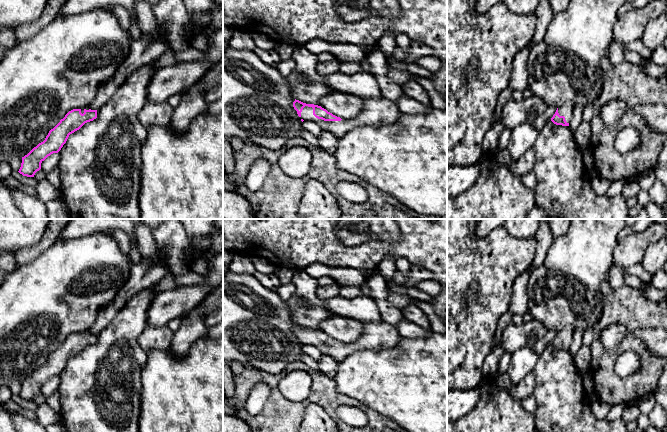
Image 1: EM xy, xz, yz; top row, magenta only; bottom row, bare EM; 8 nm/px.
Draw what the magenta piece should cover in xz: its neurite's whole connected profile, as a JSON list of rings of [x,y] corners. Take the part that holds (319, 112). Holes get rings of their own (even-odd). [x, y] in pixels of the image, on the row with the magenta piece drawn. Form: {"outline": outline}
{"outline": [[[384,96],[364,99],[363,111],[353,120],[342,120],[321,106],[306,104],[296,99],[293,107],[302,122],[313,121],[322,131],[329,132],[337,138],[357,127],[382,127],[394,124],[401,115],[396,103]]]}

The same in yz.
{"outline": [[[566,102],[563,106],[557,108],[555,114],[551,118],[551,121],[556,125],[569,126],[573,116],[573,108],[573,102]]]}

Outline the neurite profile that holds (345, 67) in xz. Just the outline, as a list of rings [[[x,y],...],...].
[[[363,61],[356,62],[340,62],[339,72],[344,74],[355,74],[362,72],[362,64]]]

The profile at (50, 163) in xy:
[[[53,153],[48,156],[44,161],[41,163],[41,168],[46,172],[49,173],[53,171],[60,162],[60,155],[59,153]]]

